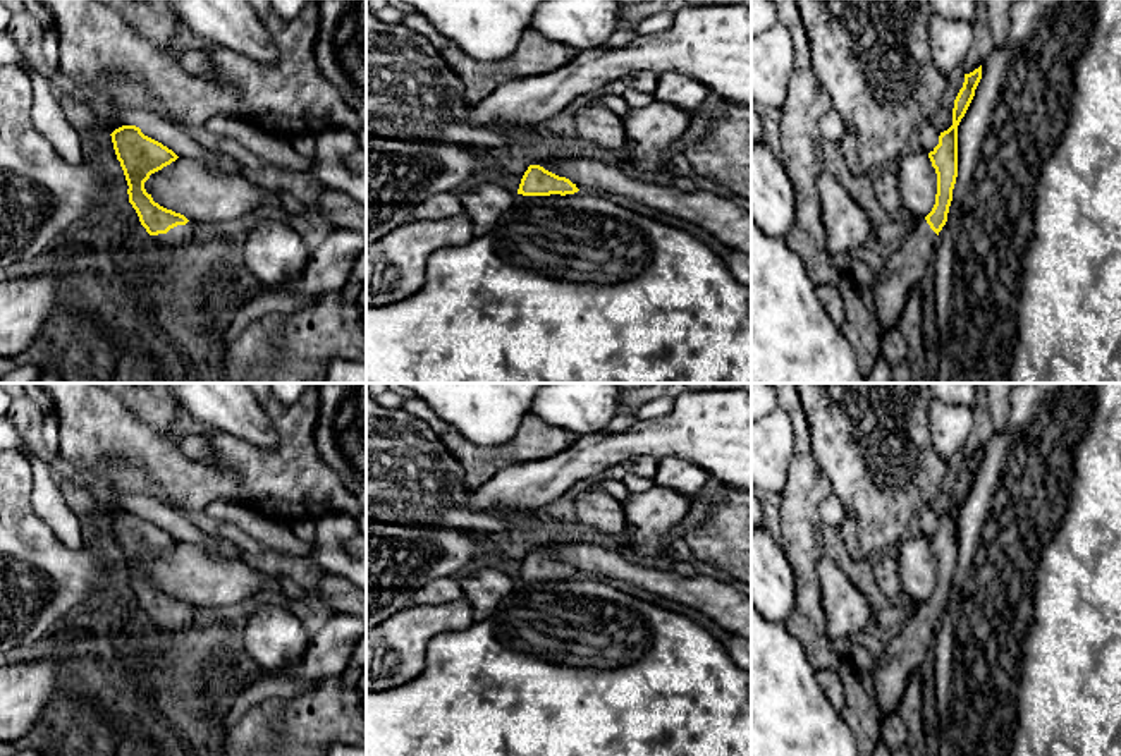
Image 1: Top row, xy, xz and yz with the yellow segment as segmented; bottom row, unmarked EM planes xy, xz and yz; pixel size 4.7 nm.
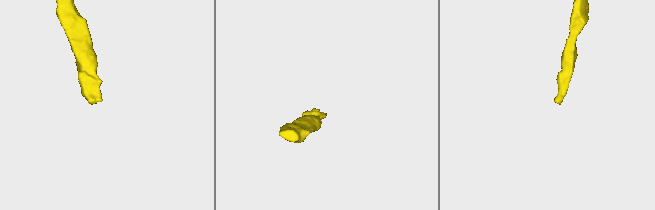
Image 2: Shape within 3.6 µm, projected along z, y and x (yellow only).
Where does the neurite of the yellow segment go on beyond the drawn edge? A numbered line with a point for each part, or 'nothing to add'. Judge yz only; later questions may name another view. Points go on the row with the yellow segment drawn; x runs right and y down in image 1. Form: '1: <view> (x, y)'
1: yz (905, 268)

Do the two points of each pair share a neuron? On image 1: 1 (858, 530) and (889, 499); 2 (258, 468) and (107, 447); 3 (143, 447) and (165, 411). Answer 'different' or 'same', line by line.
1: same
2: same
3: different

